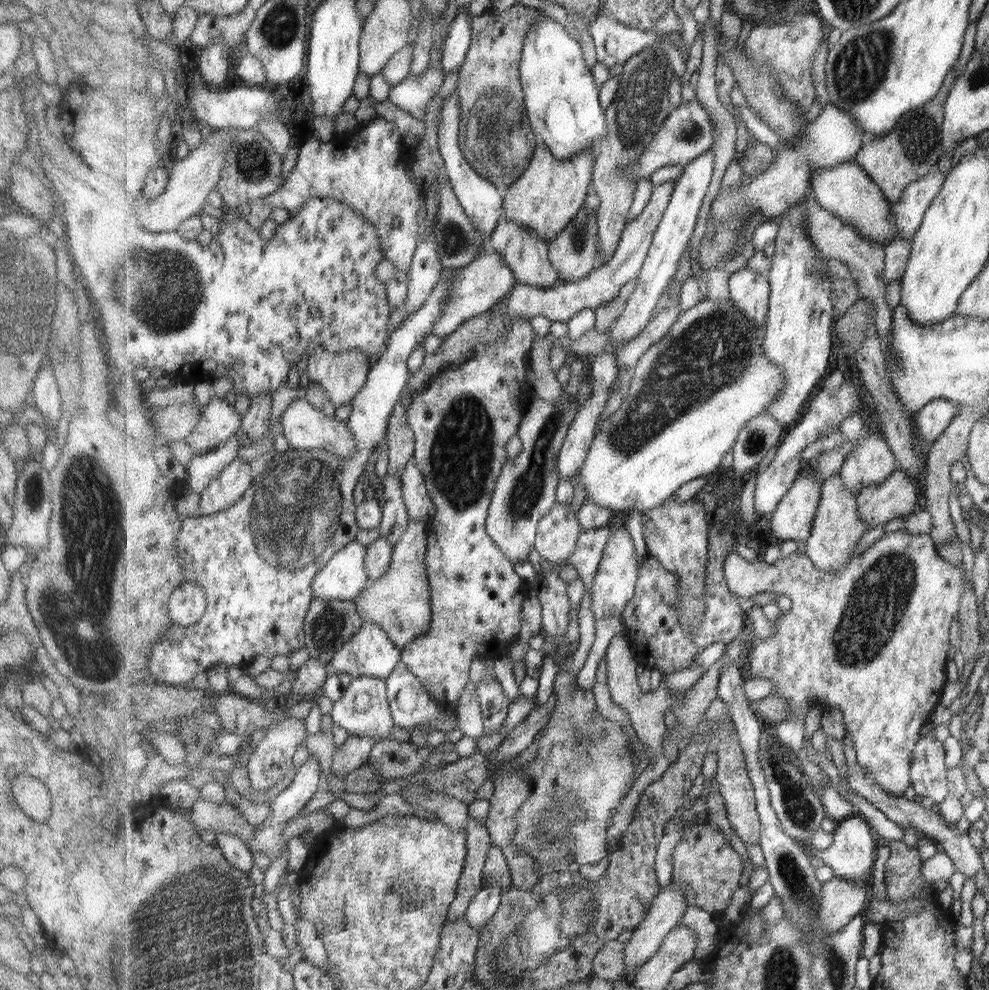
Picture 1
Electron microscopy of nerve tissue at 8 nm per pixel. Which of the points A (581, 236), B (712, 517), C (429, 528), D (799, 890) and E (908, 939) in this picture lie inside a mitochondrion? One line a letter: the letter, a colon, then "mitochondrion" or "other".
A: mitochondrion
B: other
C: other
D: mitochondrion
E: other

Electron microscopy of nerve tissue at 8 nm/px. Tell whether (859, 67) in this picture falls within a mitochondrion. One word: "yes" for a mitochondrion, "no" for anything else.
yes

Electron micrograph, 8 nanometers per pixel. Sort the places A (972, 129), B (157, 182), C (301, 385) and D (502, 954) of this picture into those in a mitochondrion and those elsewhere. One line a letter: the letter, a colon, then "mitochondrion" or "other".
A: other
B: other
C: other
D: mitochondrion

